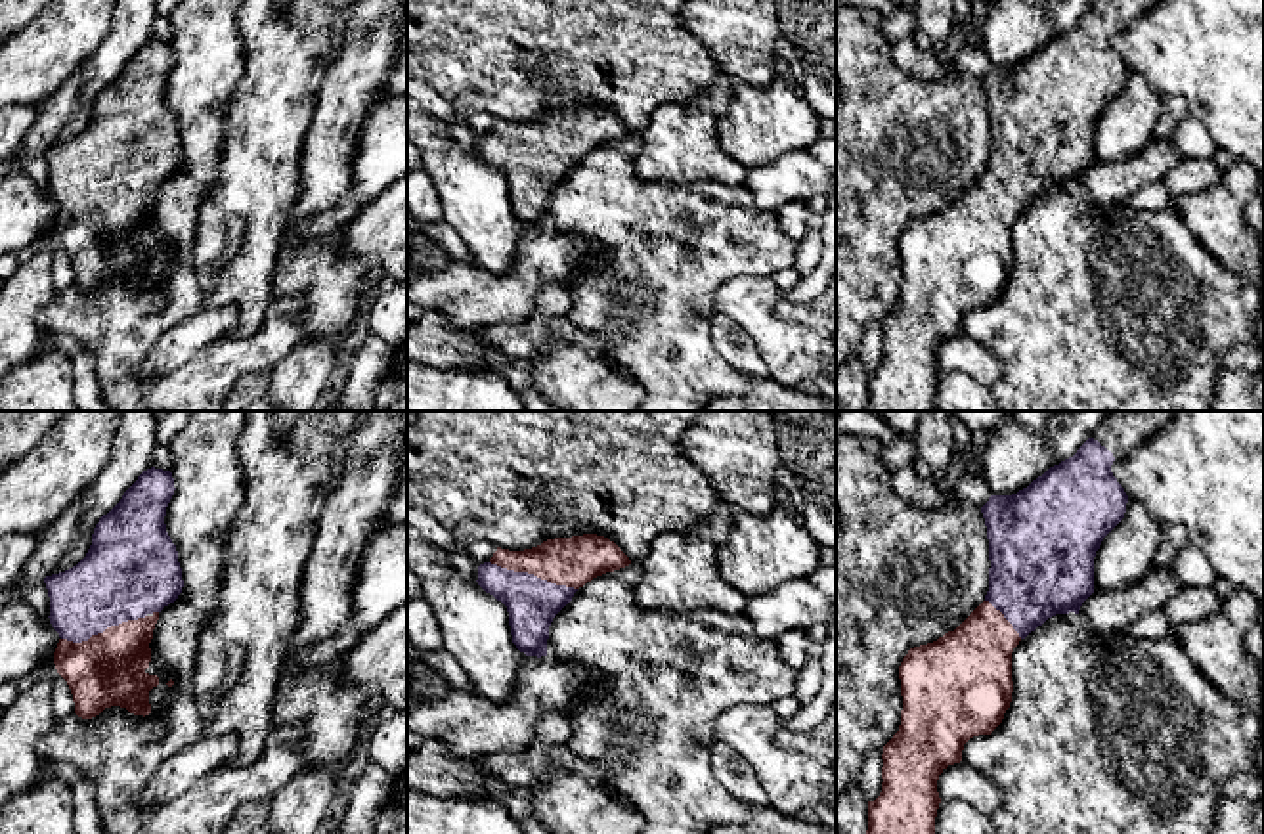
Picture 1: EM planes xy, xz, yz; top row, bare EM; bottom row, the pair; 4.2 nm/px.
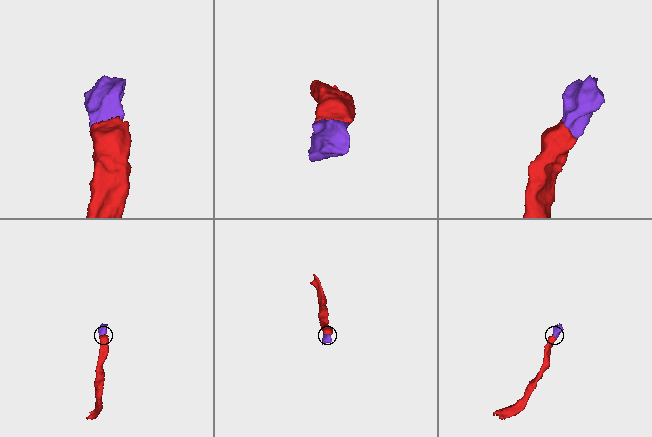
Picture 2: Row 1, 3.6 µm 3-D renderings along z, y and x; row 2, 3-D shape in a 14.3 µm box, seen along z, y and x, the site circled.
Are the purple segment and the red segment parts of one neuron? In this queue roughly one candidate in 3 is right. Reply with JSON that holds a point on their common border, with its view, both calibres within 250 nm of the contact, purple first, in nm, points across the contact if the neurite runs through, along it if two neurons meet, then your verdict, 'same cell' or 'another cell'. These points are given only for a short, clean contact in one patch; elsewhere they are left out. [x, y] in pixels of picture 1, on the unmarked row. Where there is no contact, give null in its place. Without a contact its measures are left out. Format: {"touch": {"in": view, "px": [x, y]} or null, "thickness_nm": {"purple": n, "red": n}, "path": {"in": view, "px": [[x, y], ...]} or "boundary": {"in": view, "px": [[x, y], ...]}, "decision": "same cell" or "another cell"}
{"touch": {"in": "xz", "px": [532, 146]}, "thickness_nm": {"purple": 220, "red": 200}, "decision": "same cell"}

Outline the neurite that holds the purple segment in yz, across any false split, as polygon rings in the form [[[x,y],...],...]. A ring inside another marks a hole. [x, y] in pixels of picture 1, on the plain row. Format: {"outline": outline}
{"outline": [[[1096,0],[1096,4],[1059,36],[1050,38],[1027,59],[1012,67],[991,67],[981,78],[989,111],[989,163],[985,172],[954,201],[933,214],[908,222],[899,237],[901,296],[883,318],[882,363],[868,373],[864,411],[933,411],[941,375],[939,346],[962,333],[964,316],[991,306],[1004,291],[1012,274],[1012,224],[1031,203],[1056,186],[1079,186],[1094,165],[1094,128],[1103,109],[1124,90],[1128,67],[1111,44],[1115,31],[1126,29],[1163,0]]]}

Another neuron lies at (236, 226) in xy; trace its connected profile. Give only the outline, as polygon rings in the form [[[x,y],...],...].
[[[233,216],[228,224],[228,247],[218,260],[218,268],[222,268],[239,249],[241,237],[245,231],[245,220],[241,216]]]

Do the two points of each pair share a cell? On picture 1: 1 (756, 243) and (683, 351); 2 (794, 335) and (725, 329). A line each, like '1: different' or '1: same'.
1: same
2: different

